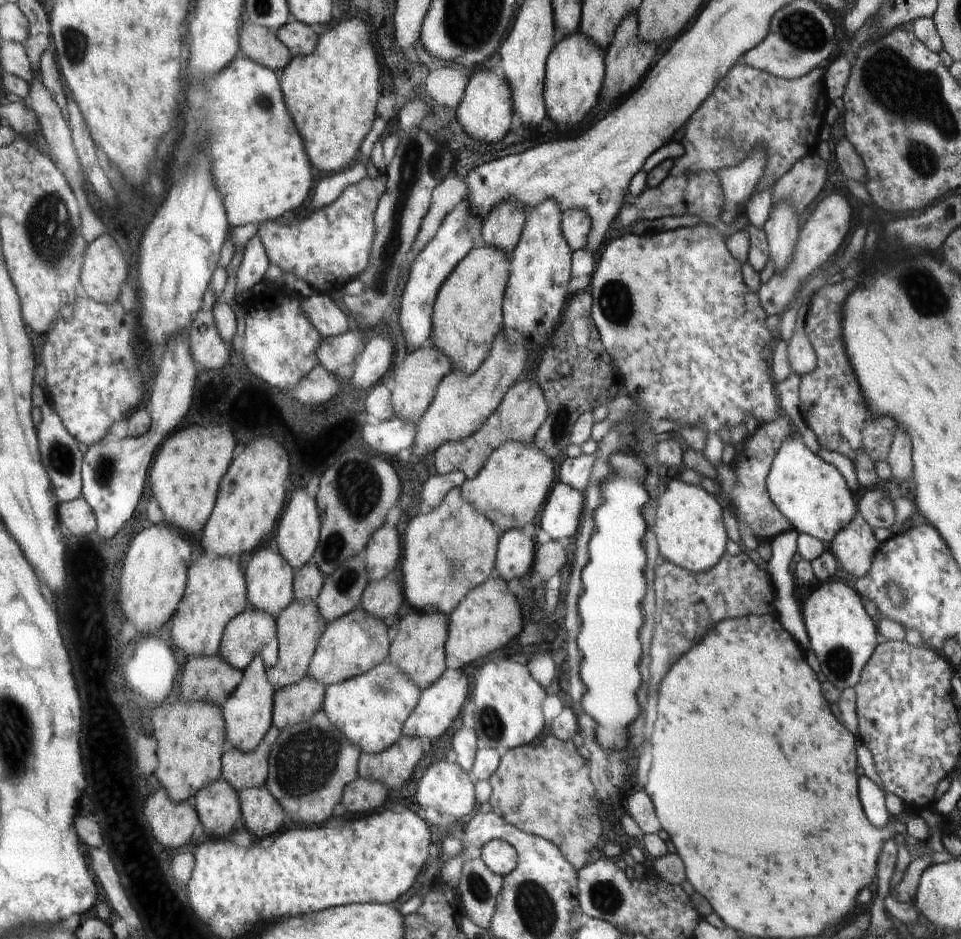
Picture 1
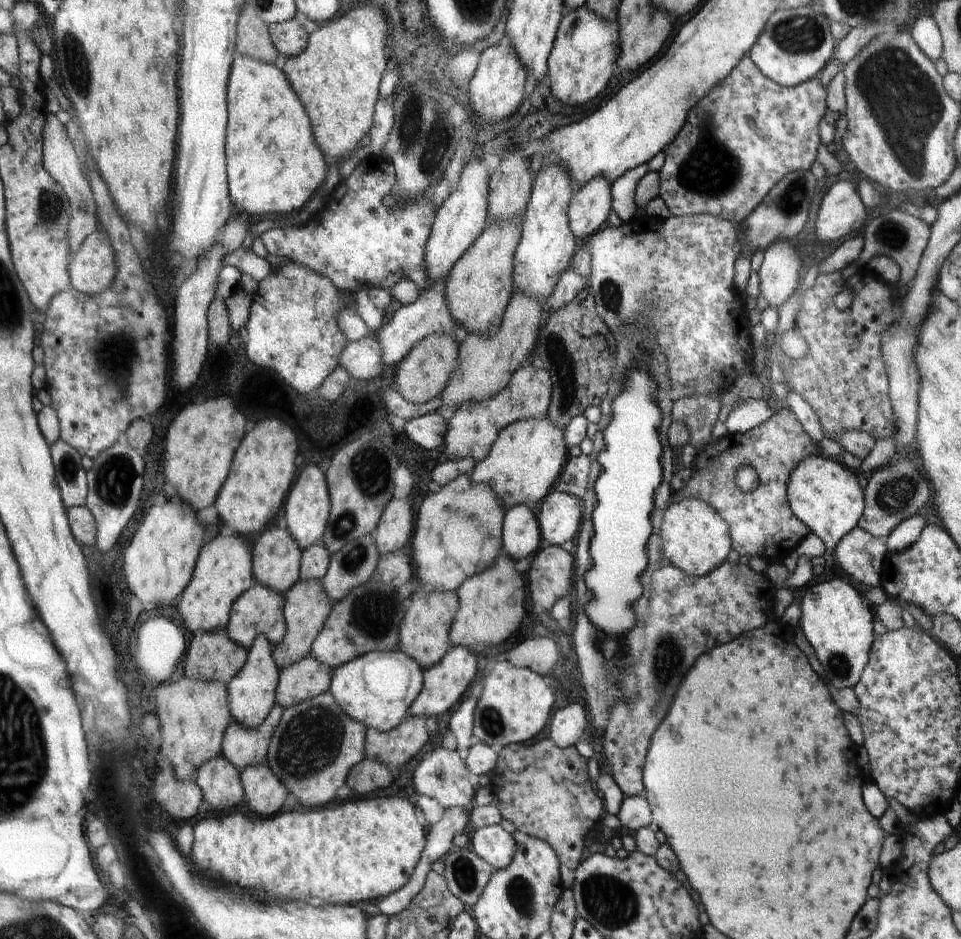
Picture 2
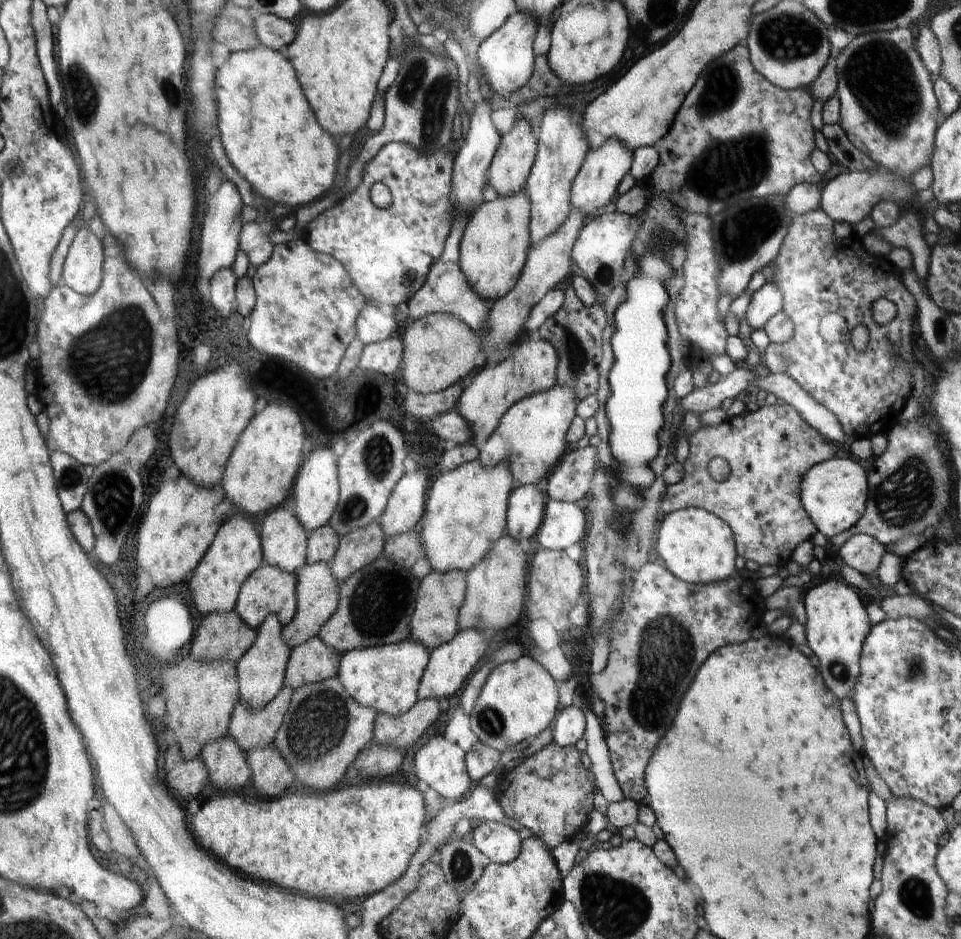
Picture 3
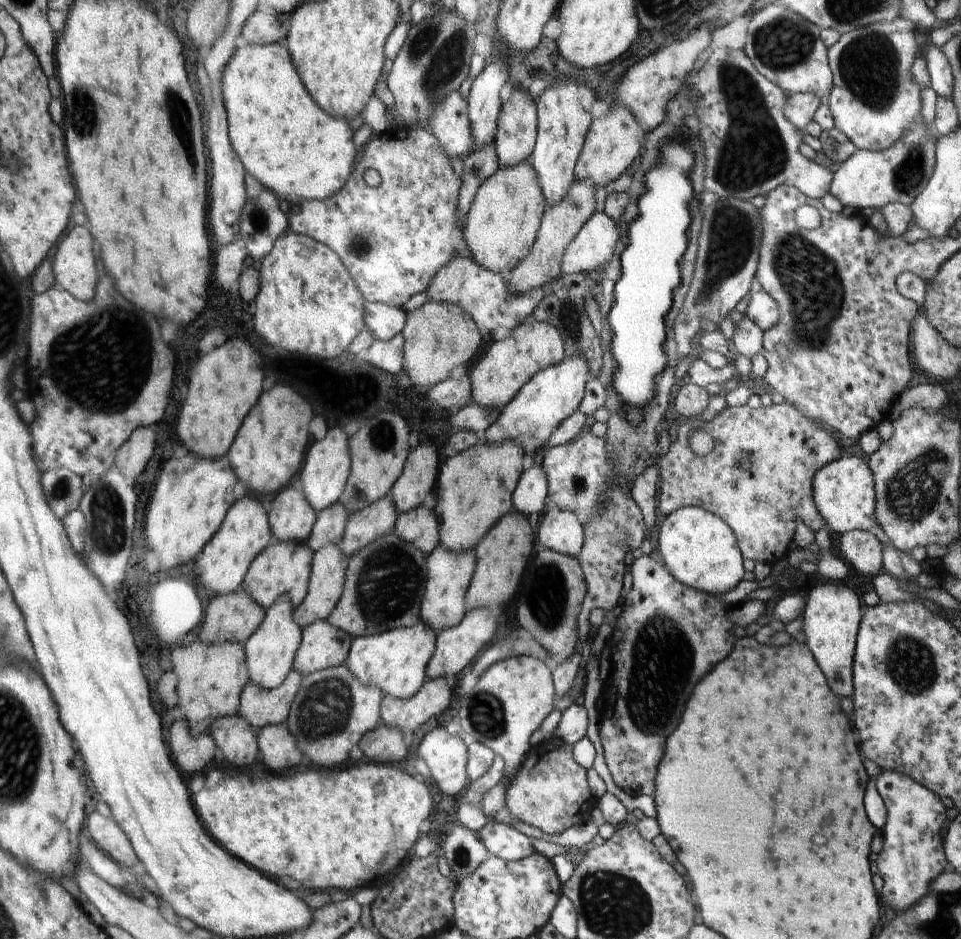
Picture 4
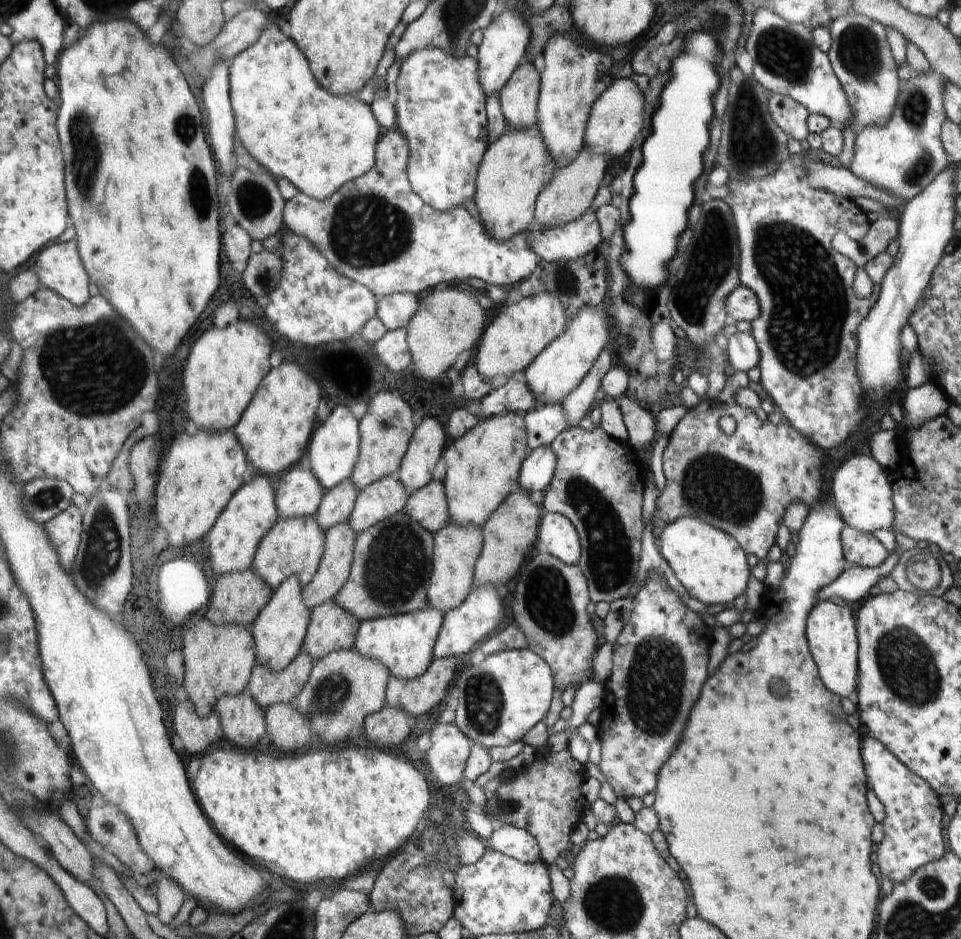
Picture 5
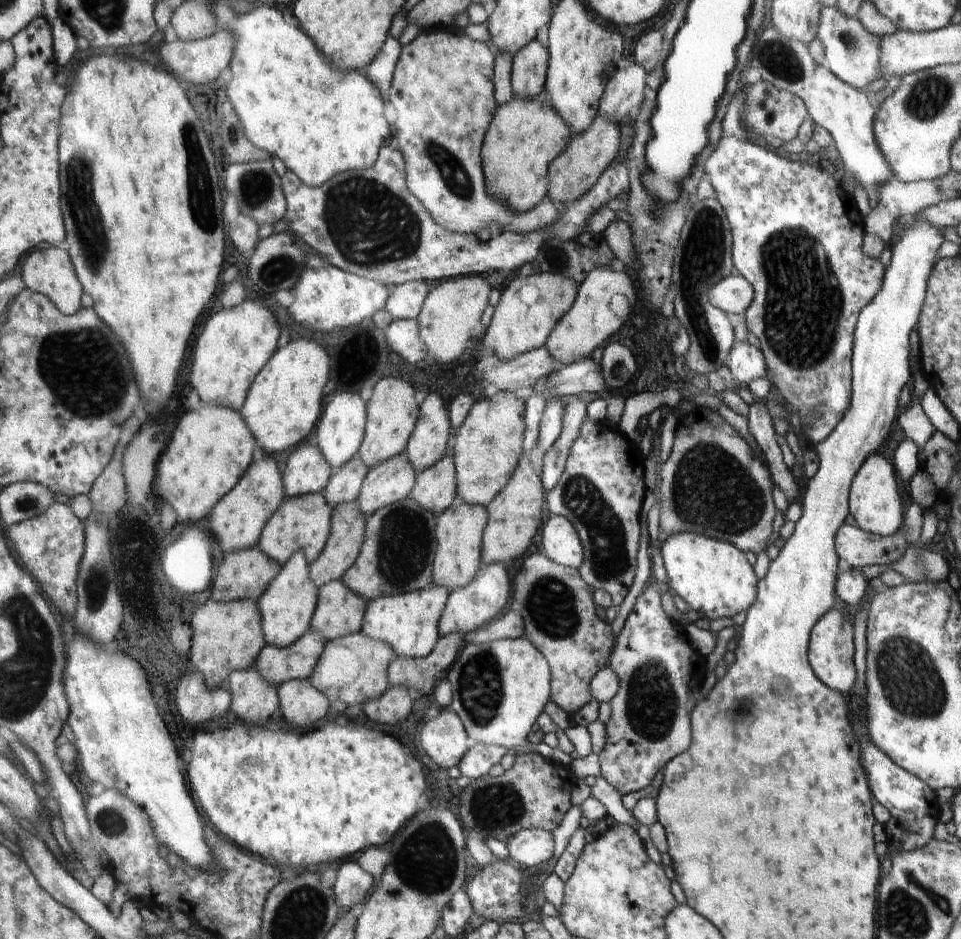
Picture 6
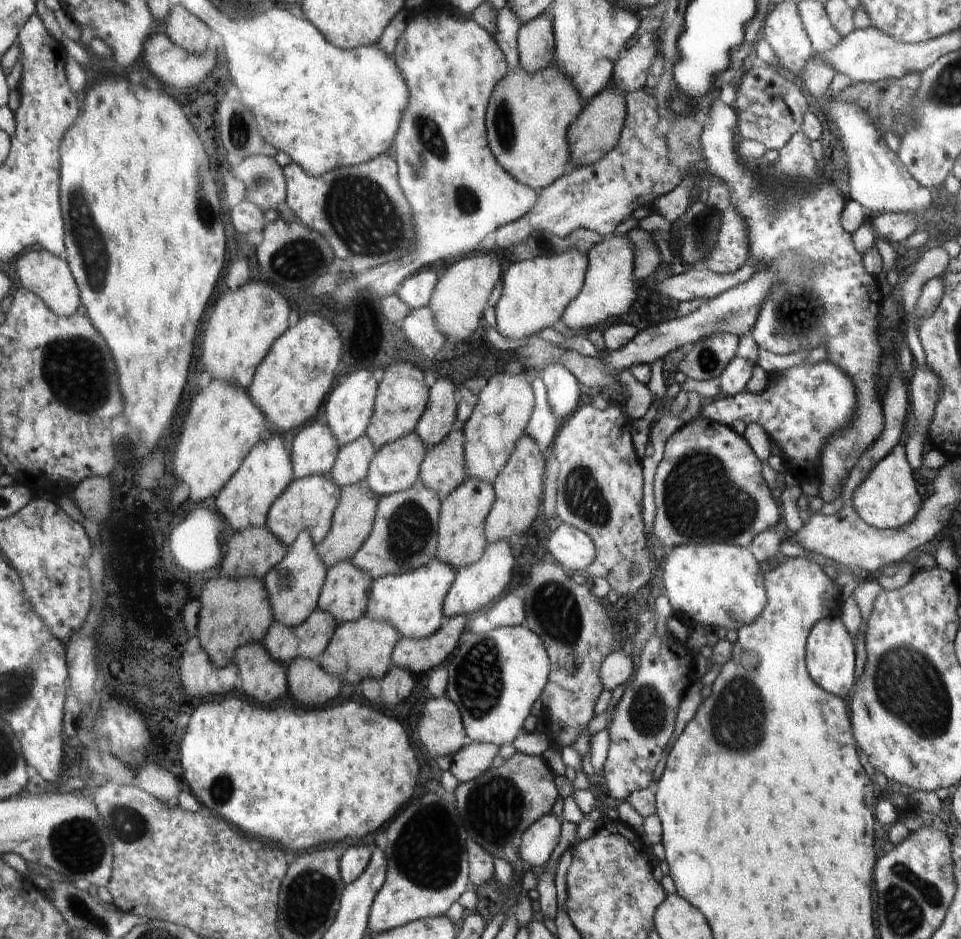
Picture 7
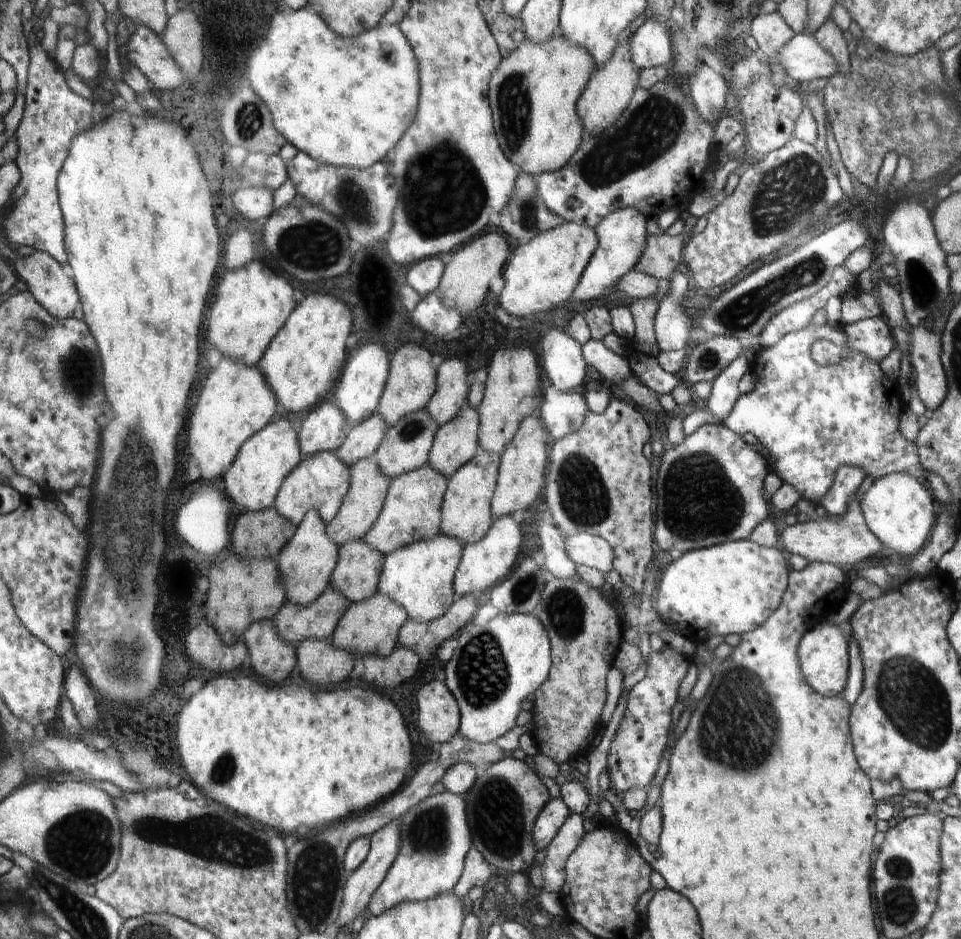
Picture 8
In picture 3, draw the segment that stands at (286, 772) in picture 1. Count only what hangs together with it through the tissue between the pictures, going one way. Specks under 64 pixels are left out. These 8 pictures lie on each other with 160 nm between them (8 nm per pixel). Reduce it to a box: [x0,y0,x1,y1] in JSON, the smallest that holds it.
[273,678,375,790]

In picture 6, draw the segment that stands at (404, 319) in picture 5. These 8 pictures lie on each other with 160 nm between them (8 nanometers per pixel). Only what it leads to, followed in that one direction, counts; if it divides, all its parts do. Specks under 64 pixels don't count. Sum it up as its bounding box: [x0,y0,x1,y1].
[385,281,428,320]

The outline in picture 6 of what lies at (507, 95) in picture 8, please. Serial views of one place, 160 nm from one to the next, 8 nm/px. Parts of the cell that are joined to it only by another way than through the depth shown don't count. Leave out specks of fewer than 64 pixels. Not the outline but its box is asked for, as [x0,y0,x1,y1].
[481,91,573,211]

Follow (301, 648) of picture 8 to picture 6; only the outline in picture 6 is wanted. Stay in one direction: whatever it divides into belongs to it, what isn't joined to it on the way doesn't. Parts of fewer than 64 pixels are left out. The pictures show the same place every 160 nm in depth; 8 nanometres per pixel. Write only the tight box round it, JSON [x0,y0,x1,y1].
[278,678,331,728]

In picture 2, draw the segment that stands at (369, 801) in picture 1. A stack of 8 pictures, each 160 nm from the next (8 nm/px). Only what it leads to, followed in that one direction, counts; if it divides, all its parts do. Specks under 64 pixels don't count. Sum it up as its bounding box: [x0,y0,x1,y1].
[346,758,395,796]

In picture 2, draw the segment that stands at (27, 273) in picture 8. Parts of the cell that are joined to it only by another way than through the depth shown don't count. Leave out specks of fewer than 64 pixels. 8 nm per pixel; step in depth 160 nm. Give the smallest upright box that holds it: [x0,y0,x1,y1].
[69,230,117,295]

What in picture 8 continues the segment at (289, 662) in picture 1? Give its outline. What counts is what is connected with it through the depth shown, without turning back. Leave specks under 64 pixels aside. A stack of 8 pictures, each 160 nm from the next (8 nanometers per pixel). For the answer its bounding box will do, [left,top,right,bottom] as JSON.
[326,459,392,548]

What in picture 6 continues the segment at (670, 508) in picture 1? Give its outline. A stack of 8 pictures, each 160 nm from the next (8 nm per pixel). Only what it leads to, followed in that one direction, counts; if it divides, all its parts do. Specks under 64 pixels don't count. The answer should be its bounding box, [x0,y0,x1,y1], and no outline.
[661,532,758,620]

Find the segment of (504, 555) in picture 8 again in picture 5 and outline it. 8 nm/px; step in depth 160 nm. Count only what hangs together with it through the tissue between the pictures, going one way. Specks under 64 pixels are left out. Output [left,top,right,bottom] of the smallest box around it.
[432,584,507,663]

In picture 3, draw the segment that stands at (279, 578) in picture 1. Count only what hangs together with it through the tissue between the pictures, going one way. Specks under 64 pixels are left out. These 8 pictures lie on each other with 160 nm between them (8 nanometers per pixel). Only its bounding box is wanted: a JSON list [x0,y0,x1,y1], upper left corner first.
[260,507,309,574]

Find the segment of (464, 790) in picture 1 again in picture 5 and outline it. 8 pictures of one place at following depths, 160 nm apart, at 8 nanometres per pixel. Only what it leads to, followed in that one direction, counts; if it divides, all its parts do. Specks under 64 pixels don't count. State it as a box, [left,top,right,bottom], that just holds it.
[424,723,472,786]

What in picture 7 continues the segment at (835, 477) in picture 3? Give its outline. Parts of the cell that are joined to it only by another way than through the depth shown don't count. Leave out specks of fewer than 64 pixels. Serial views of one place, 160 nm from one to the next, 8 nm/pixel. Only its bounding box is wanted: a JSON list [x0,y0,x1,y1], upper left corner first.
[852,444,923,530]

